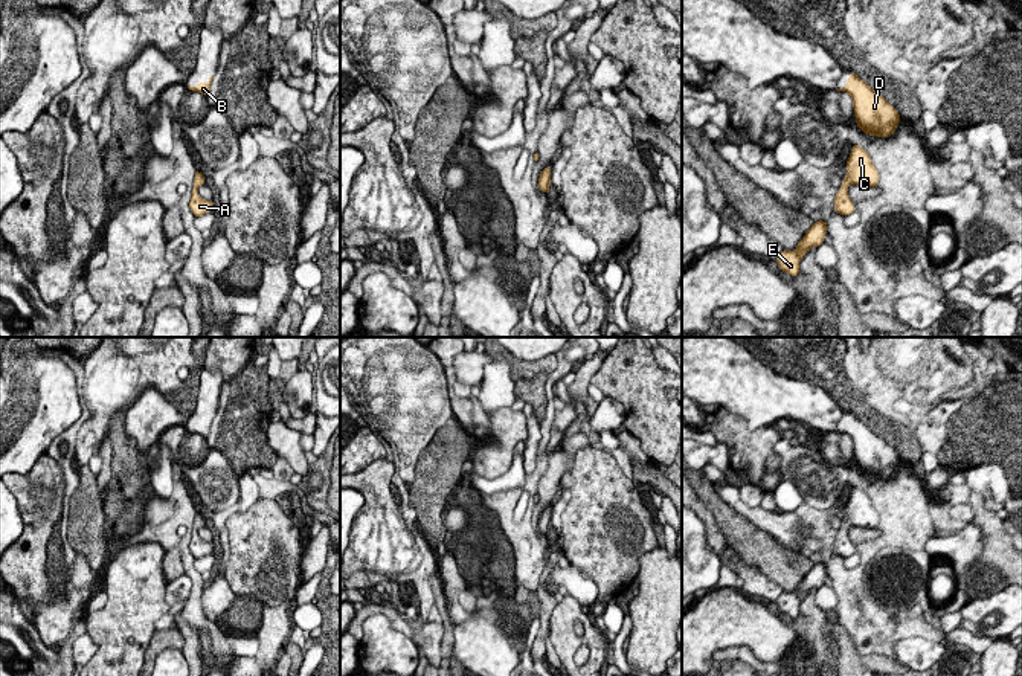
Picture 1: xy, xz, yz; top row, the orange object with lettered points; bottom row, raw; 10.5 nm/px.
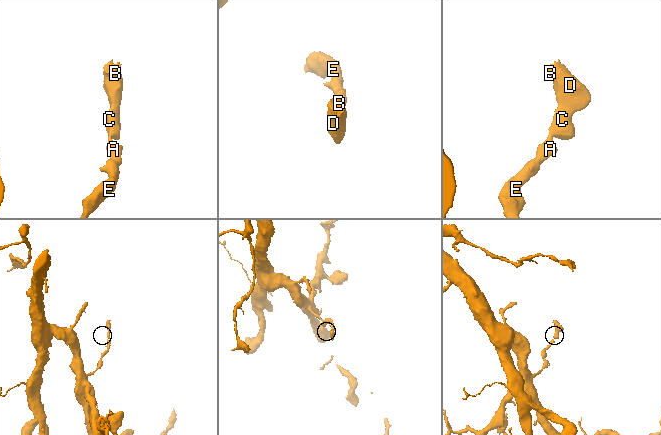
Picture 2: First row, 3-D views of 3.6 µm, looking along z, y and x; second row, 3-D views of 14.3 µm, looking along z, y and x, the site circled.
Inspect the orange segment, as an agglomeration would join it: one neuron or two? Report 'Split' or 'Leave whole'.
Leave whole

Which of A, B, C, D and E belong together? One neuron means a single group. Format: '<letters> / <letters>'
A B C D E

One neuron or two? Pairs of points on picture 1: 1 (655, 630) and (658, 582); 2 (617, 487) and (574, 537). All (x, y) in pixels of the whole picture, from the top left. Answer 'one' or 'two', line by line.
1: one
2: one

